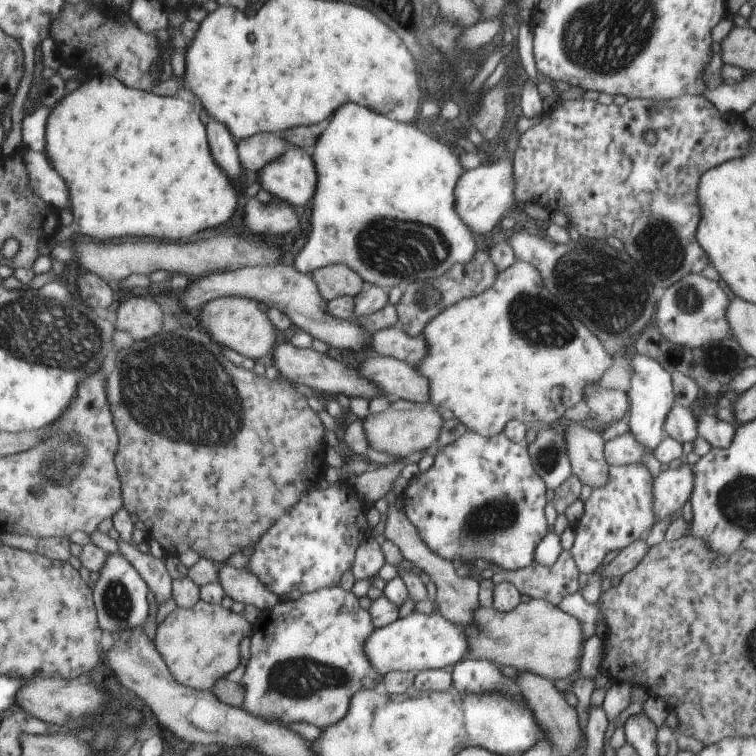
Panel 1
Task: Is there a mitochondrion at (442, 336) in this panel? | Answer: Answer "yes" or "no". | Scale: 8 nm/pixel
no

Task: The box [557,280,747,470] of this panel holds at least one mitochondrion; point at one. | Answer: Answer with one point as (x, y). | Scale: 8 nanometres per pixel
(717, 358)

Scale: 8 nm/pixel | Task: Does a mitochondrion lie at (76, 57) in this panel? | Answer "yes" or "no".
no

